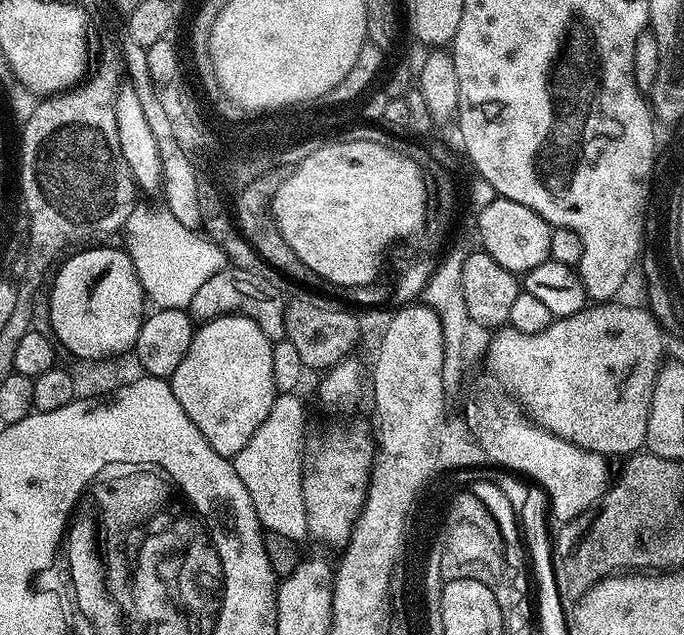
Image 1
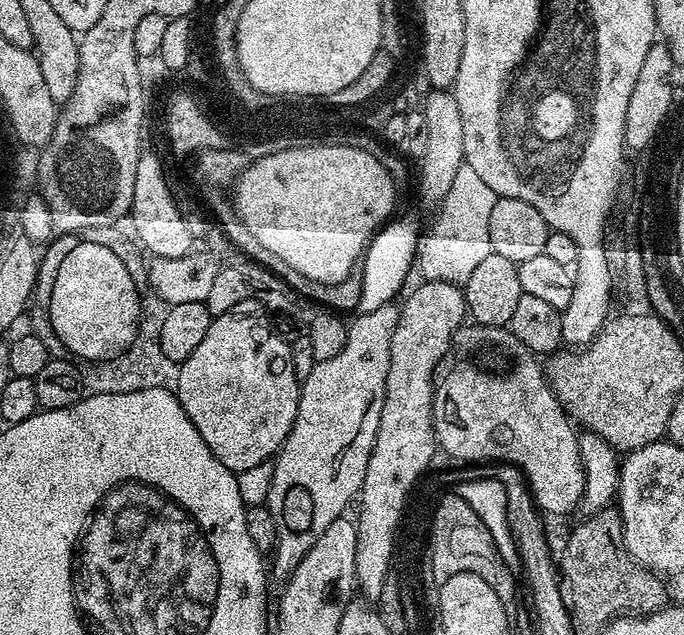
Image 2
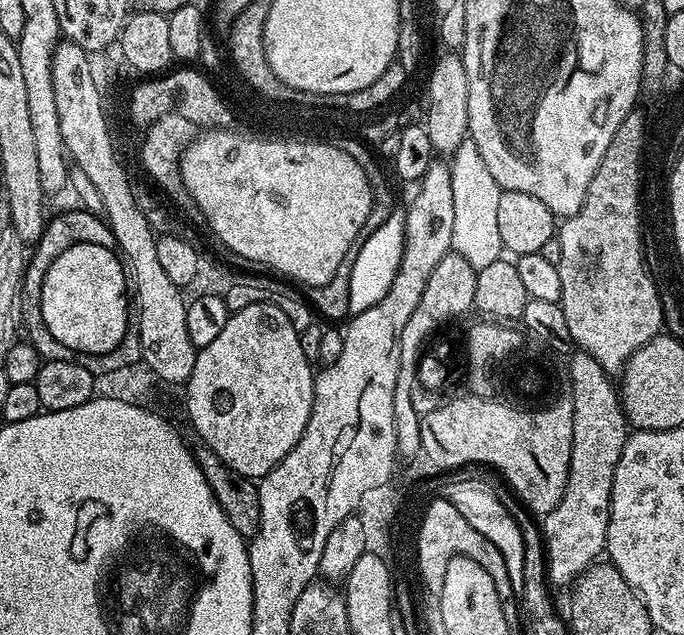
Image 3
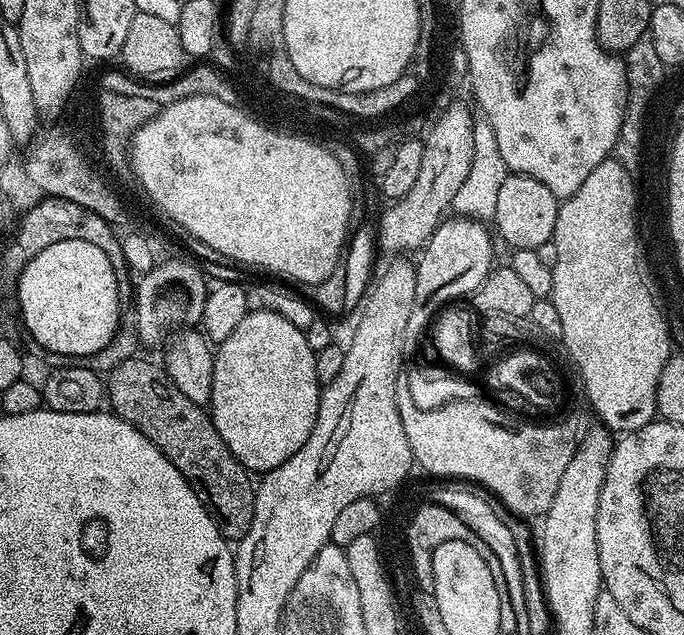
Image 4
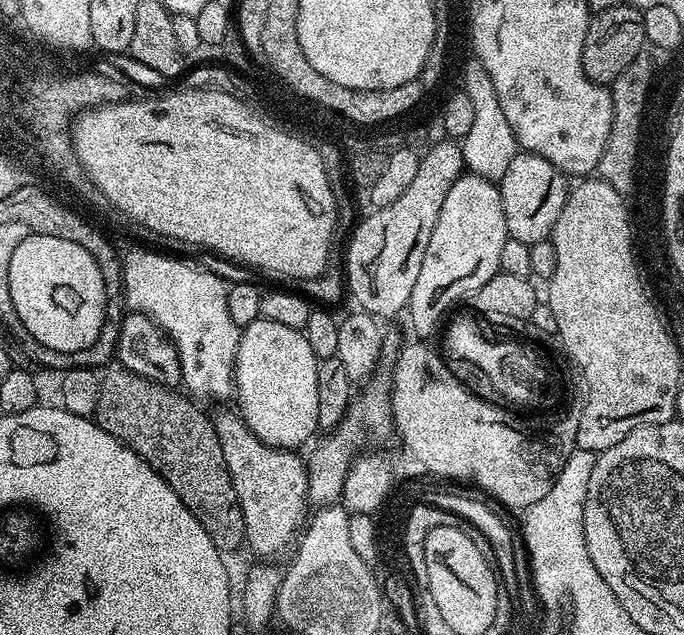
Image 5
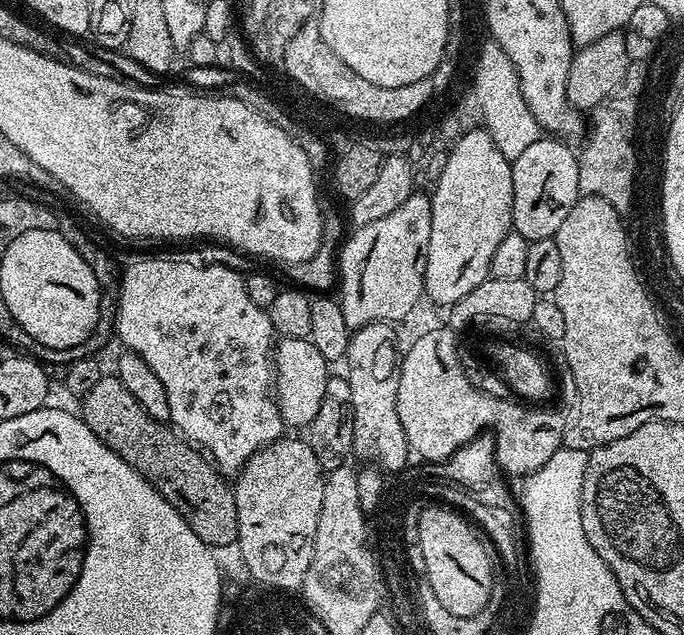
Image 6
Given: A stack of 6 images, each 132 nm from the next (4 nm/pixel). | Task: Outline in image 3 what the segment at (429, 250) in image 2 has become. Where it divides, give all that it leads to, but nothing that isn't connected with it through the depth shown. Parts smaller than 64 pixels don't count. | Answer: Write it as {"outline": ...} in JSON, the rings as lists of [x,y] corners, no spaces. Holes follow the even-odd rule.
{"outline":[[[470,142],[462,143],[450,156],[450,186],[454,186],[454,238],[452,252],[466,258],[470,266],[479,270],[482,266],[490,266],[490,262],[501,259],[505,251],[502,234],[498,234],[498,198],[501,189],[490,170],[486,170],[486,162],[482,162],[482,154],[478,154],[478,146]]]}

